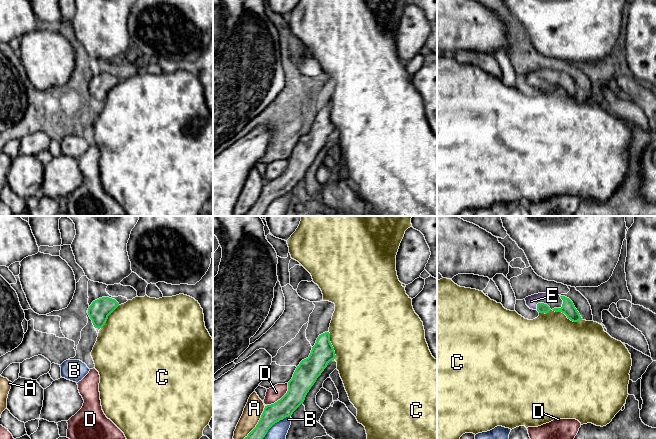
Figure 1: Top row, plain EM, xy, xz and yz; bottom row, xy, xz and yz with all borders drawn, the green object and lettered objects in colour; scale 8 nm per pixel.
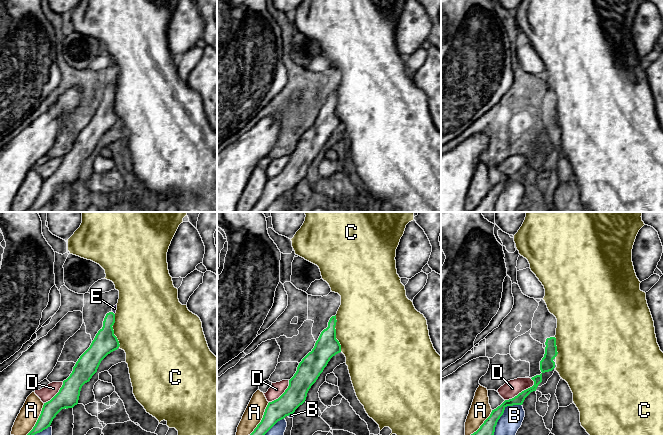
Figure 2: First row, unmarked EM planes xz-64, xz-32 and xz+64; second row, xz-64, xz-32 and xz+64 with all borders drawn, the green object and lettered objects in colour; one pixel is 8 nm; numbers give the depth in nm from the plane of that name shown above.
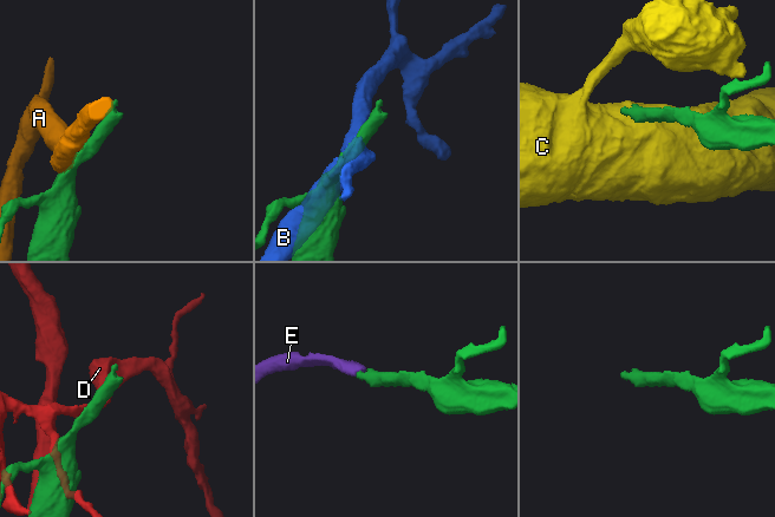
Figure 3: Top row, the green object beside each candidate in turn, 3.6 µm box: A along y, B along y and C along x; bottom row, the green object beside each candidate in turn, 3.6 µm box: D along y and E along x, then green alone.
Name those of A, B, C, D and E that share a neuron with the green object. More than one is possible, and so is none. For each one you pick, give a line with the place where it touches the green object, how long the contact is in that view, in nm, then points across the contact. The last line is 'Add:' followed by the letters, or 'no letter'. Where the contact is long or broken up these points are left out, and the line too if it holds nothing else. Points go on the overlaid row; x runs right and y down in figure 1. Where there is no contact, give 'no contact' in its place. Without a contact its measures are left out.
E: meets green in yz at (538, 303); contact 90 nm long; runs through yz (541, 307), (538, 303), (531, 301)
Add: E

